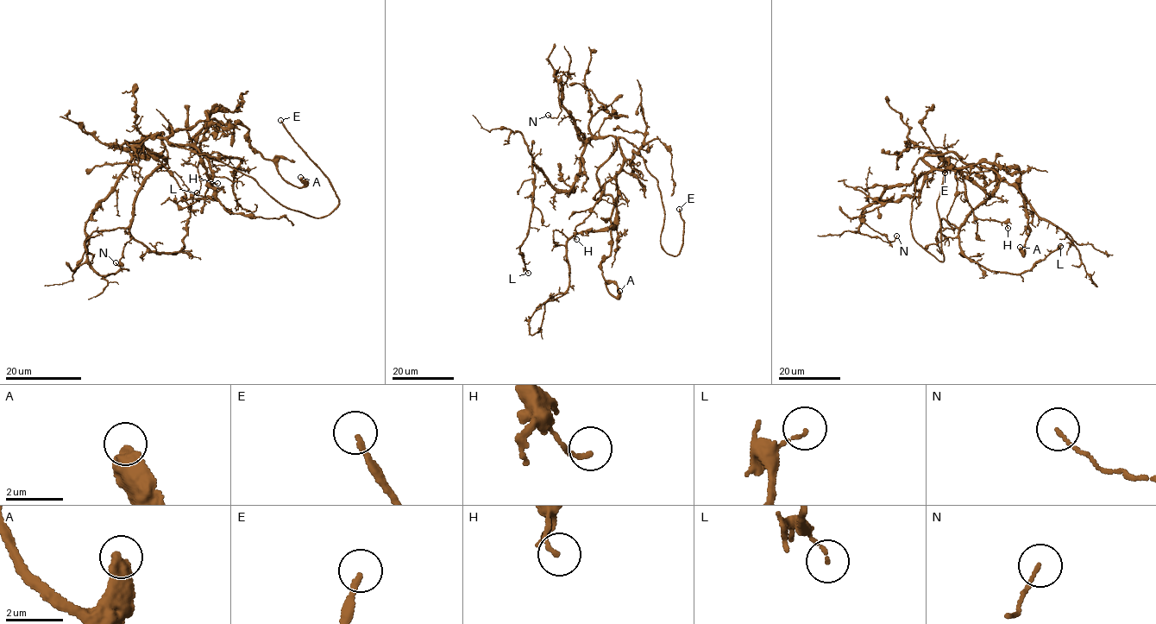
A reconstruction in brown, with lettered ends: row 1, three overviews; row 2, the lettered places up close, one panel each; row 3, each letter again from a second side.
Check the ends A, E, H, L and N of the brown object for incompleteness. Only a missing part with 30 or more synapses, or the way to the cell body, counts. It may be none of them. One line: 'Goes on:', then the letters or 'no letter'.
Goes on: E

